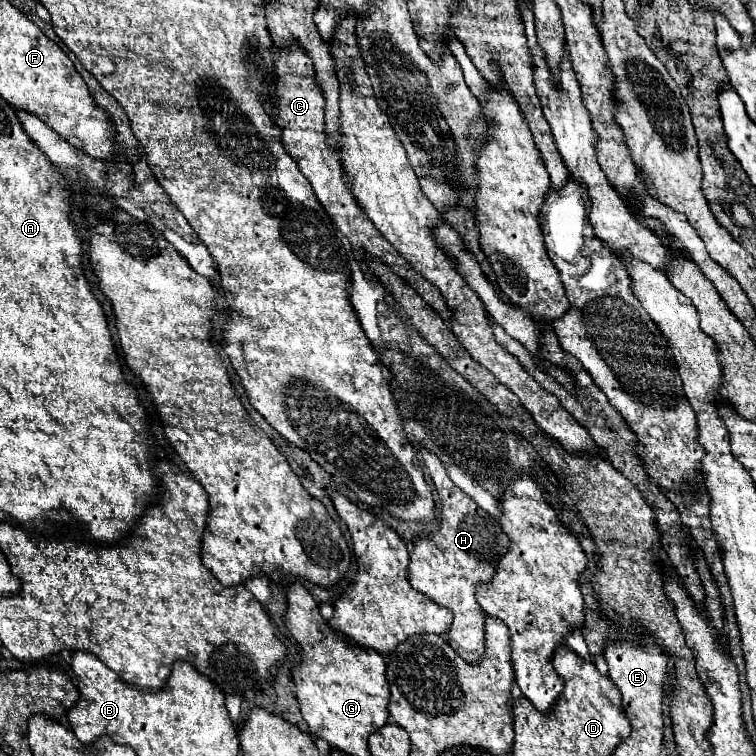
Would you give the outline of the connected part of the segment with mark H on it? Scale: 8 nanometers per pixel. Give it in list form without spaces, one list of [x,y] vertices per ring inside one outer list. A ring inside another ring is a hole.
[[[421,451],[423,461],[431,473],[433,485],[441,499],[441,523],[439,527],[415,541],[415,551],[409,563],[409,583],[413,589],[429,597],[441,607],[453,611],[453,627],[447,633],[449,645],[469,663],[479,663],[485,651],[485,611],[475,599],[475,589],[485,583],[489,585],[499,559],[509,551],[509,537],[489,513],[485,513],[469,495],[465,495],[447,475],[437,455]]]

